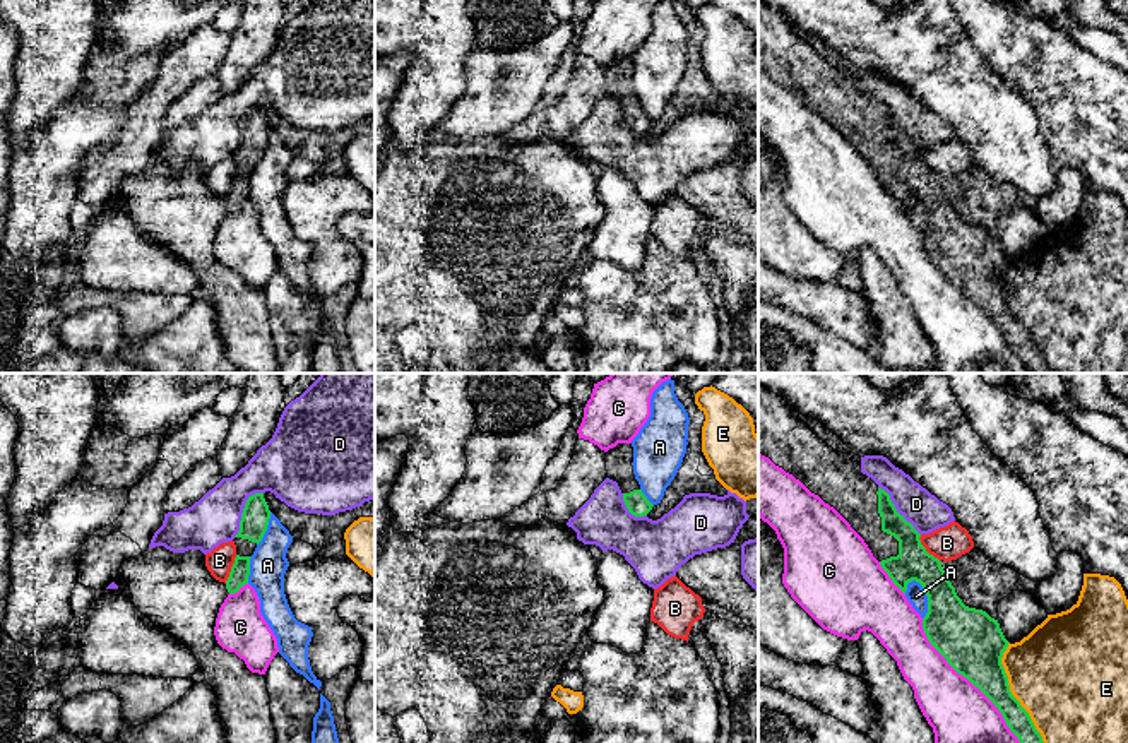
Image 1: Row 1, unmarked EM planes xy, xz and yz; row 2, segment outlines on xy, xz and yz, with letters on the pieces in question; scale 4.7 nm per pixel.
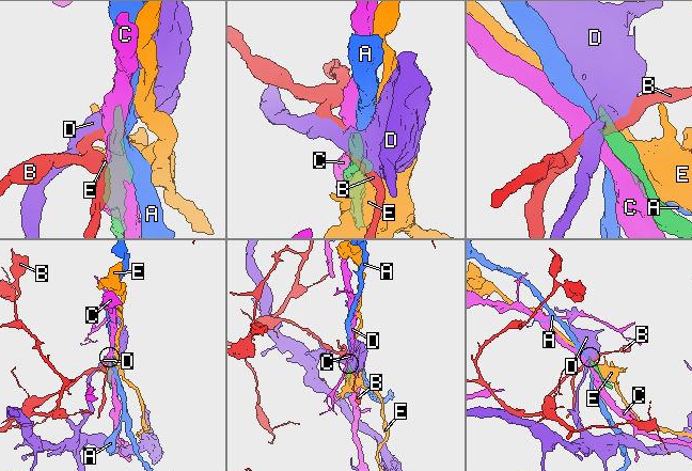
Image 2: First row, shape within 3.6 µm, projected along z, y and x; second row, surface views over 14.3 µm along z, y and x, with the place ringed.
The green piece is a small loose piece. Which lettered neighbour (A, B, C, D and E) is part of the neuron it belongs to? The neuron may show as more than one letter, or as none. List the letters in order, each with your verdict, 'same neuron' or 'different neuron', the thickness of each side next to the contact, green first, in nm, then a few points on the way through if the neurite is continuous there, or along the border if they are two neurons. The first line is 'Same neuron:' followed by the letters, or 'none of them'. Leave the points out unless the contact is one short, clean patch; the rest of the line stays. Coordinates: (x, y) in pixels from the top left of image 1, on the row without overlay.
Same neuron: none of them
A: different neuron; calibres 280 and 90 nm
B: different neuron; calibres 160 and 160 nm; border yz (920, 151), (920, 160), (940, 178)
C: different neuron; calibres 300 and 360 nm
D: different neuron; calibres 130 and 240 nm; border xy (262, 108), (255, 108), (247, 117), (240, 146), (233, 153)
E: different neuron; calibres 200 and 480 nm

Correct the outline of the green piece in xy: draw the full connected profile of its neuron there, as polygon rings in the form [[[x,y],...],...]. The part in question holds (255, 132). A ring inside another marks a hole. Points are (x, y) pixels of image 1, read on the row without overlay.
[[[264,110],[248,113],[241,130],[240,147],[233,156],[236,161],[236,175],[226,197],[229,211],[238,209],[245,200],[248,200],[250,175],[267,147],[269,135],[270,127]]]

